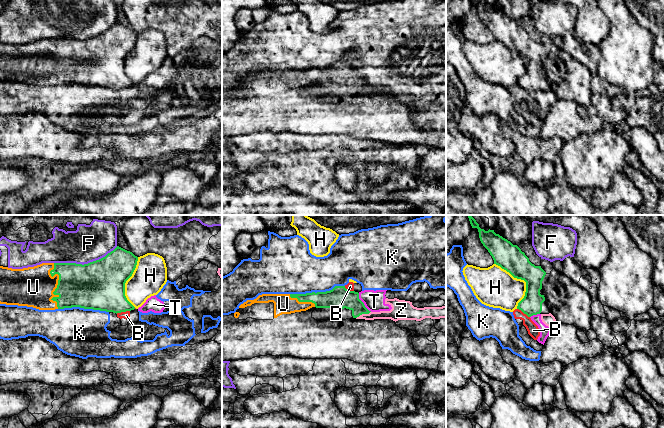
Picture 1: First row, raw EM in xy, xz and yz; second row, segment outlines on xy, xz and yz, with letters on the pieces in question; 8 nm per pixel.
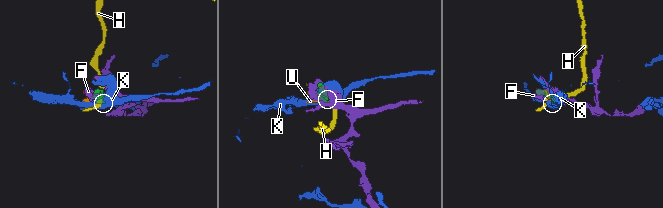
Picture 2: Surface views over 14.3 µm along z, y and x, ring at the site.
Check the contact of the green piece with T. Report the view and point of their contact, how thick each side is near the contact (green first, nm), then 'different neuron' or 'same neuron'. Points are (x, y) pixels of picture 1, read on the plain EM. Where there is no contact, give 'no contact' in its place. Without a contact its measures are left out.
contact xz (363, 79); calibres 180 and 170 nm; different neuron

